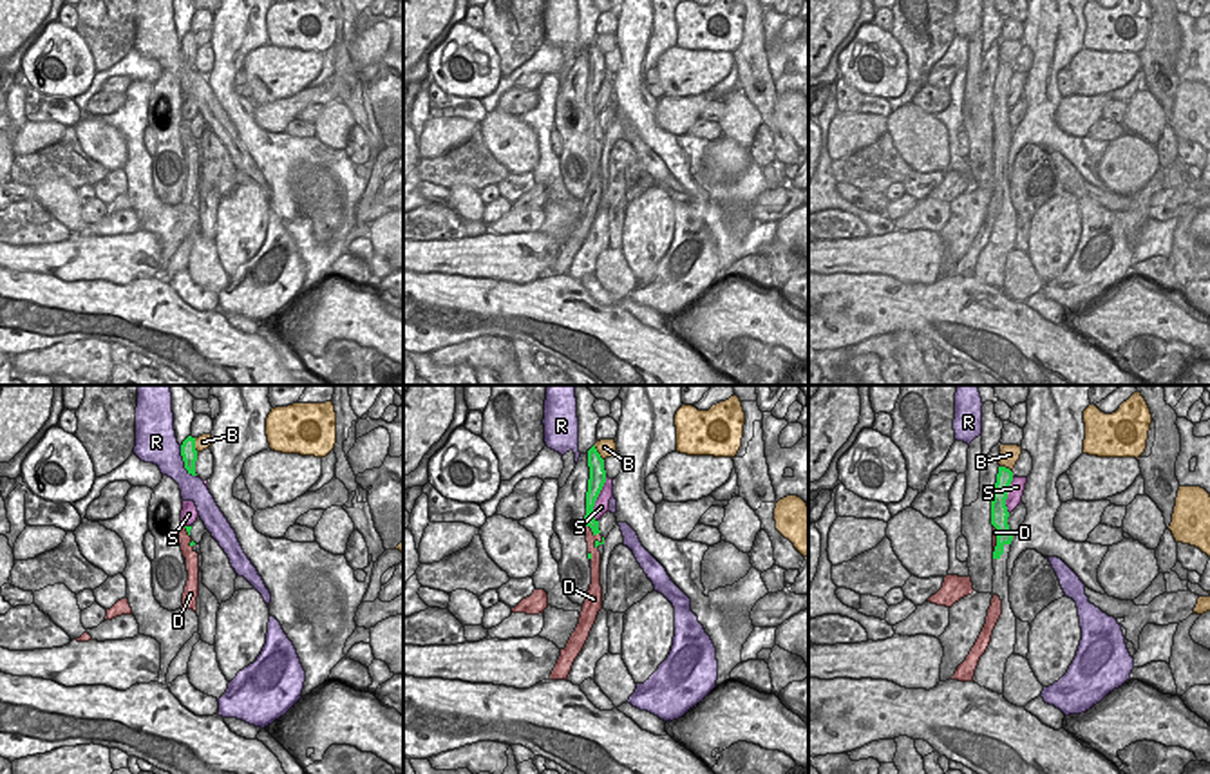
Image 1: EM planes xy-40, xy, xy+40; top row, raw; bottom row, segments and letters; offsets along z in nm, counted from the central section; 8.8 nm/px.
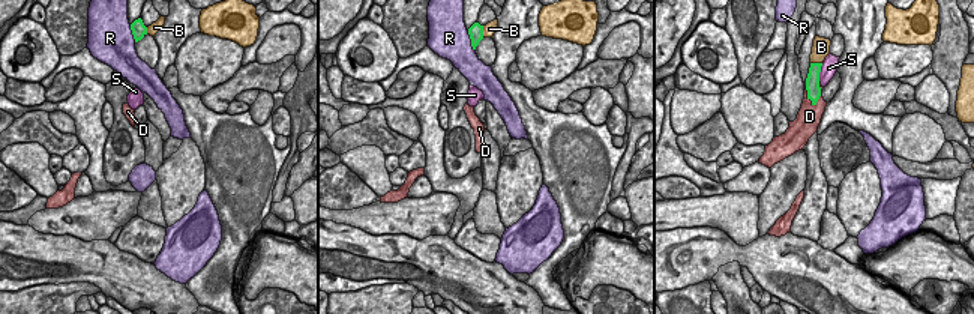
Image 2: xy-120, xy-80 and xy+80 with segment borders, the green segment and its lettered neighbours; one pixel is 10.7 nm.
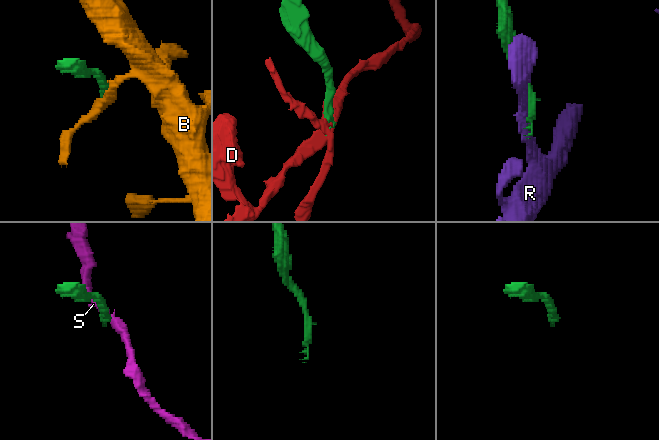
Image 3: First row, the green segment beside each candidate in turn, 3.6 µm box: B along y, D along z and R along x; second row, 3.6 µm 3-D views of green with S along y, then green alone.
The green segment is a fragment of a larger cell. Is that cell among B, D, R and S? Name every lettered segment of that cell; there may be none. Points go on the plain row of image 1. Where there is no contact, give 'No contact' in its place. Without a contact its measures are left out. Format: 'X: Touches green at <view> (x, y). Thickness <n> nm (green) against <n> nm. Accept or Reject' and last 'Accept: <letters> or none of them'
B: Touches green at xy (597, 47). Thickness 160 nm (green) against 160 nm. Reject
D: Touches green at xy (594, 127). Thickness 100 nm (green) against 100 nm. Reject
R: Touches green at xy-40 (183, 55). Thickness 140 nm (green) against 320 nm. Reject
S: Touches green at xy (595, 94). Thickness 160 nm (green) against 130 nm. Reject
Accept: none of them

